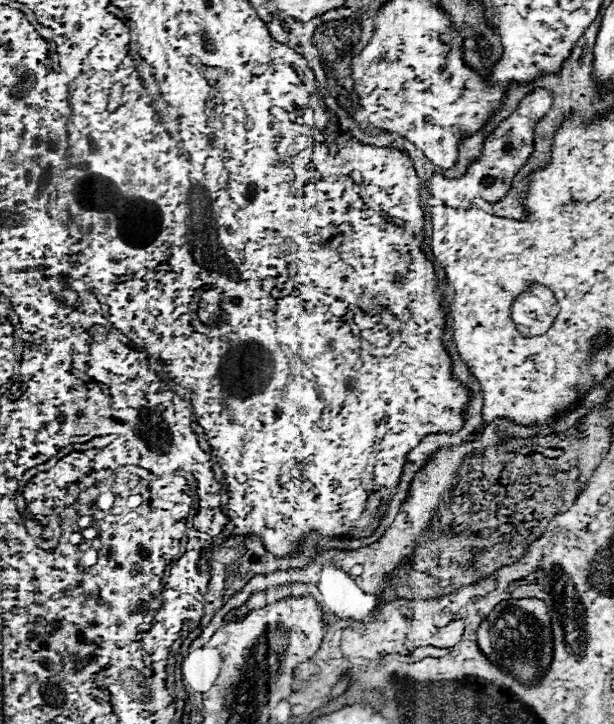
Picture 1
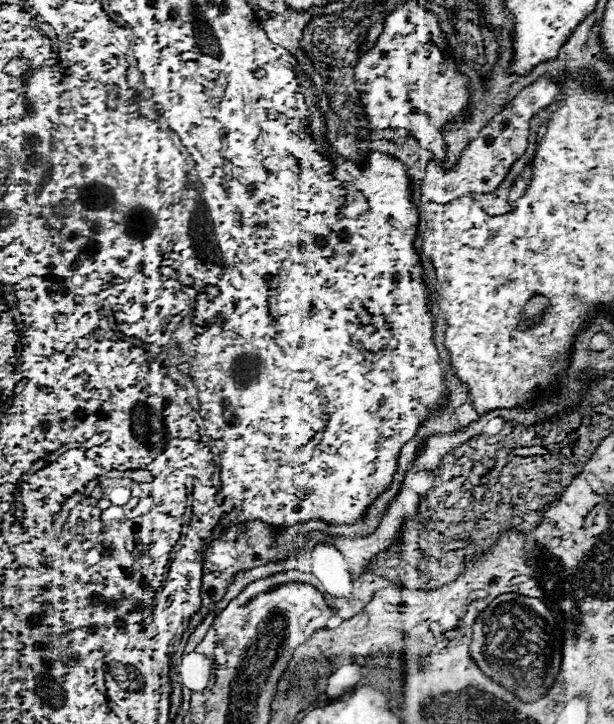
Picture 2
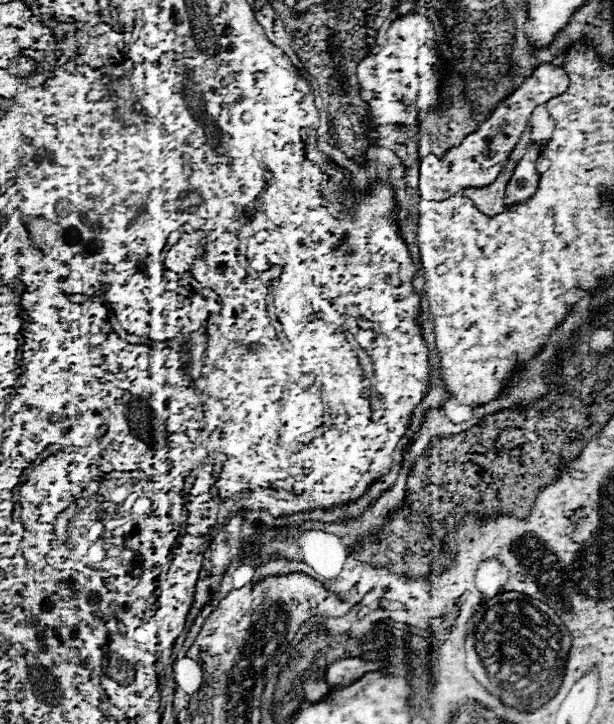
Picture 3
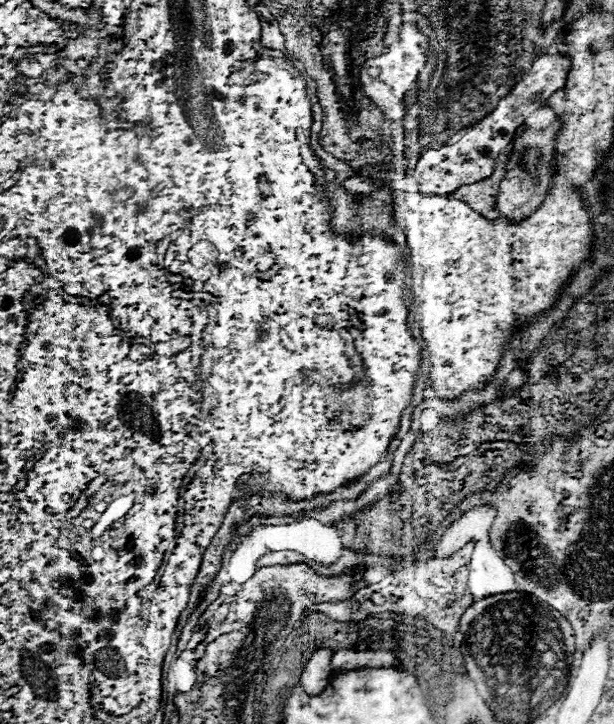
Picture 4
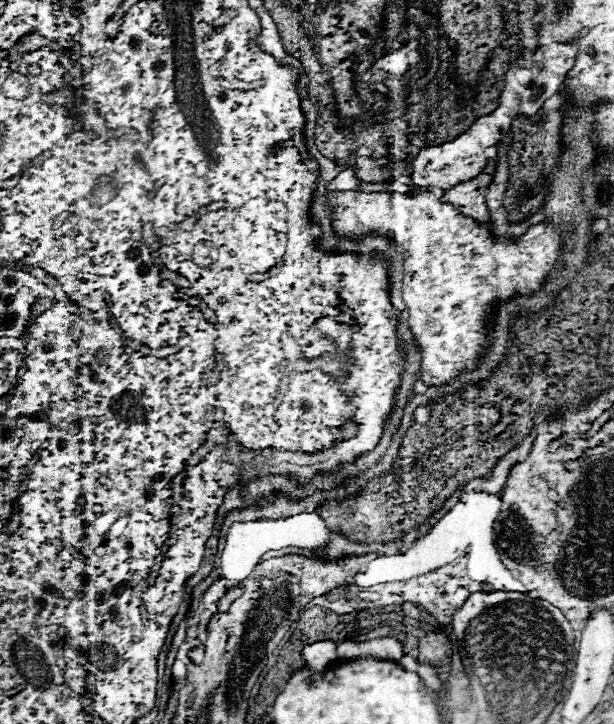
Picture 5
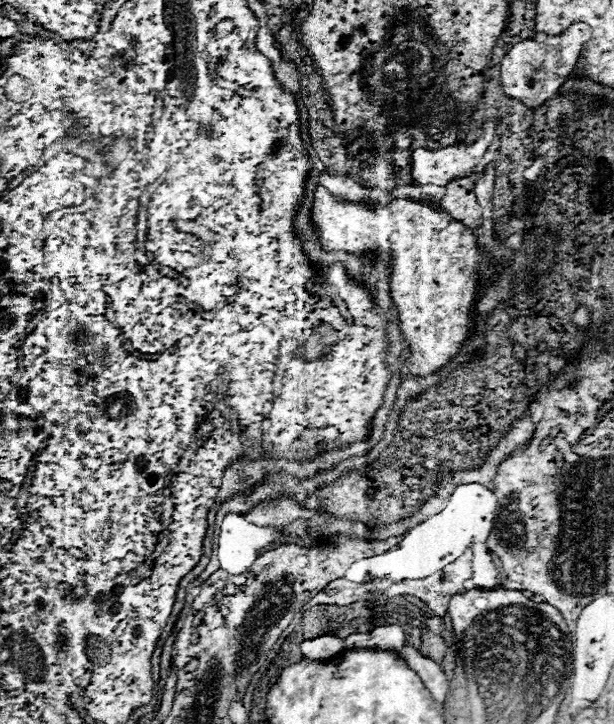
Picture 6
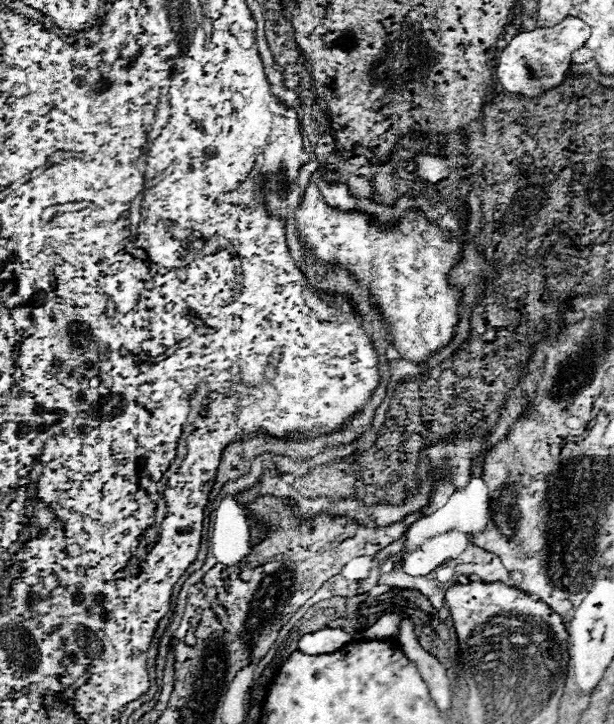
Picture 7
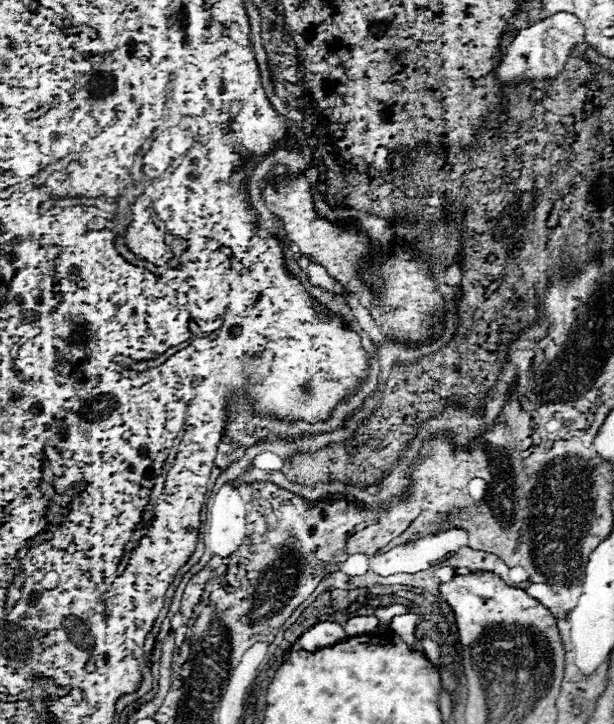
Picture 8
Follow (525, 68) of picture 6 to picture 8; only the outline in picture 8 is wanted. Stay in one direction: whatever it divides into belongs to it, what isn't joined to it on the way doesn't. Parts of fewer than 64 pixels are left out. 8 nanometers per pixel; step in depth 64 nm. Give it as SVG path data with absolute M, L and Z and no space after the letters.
M560 12L550 18L544 18L536 24L532 24L530 28L524 28L518 32L518 36L508 46L504 60L500 62L500 66L496 70L498 80L504 84L510 84L510 82L522 80L524 76L538 78L538 80L544 80L548 76L556 78L556 74L562 70L562 66L570 54L570 48L580 42L584 42L584 26L576 16Z

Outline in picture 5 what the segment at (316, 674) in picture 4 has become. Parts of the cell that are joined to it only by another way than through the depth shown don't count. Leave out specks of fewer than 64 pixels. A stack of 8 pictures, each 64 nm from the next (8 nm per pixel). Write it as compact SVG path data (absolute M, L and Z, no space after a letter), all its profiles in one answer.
M322 640L322 642L308 644L302 648L302 654L304 654L310 670L324 672L336 660L336 642Z

